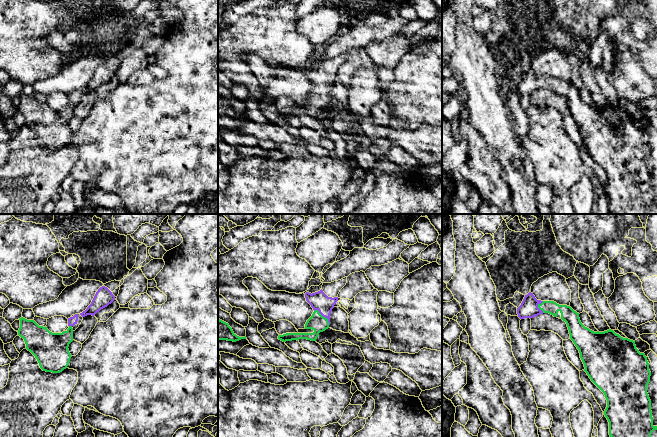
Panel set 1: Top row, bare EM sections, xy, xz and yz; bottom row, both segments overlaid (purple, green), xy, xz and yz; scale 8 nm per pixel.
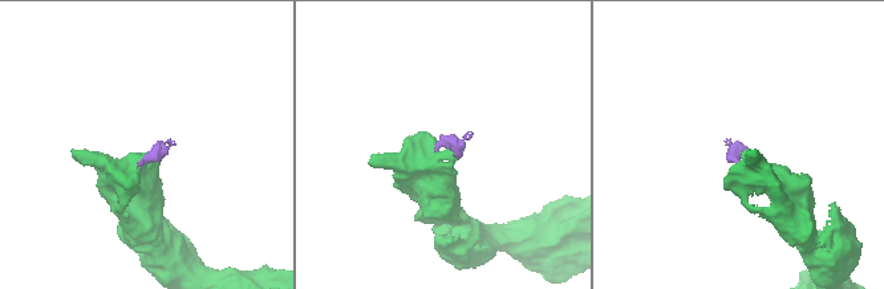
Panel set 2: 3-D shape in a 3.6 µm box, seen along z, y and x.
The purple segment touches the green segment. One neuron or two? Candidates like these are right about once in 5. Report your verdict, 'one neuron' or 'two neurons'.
one neuron

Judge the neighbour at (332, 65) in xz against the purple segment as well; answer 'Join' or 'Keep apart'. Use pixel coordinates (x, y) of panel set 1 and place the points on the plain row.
Join

